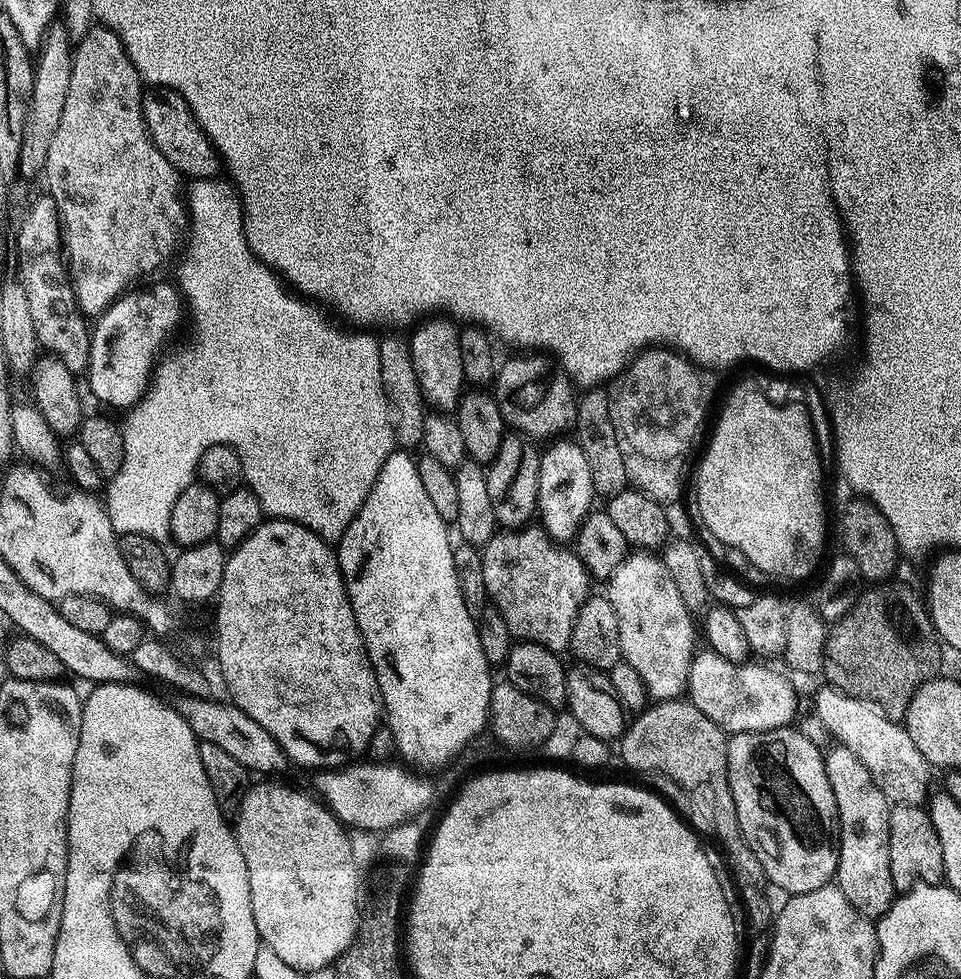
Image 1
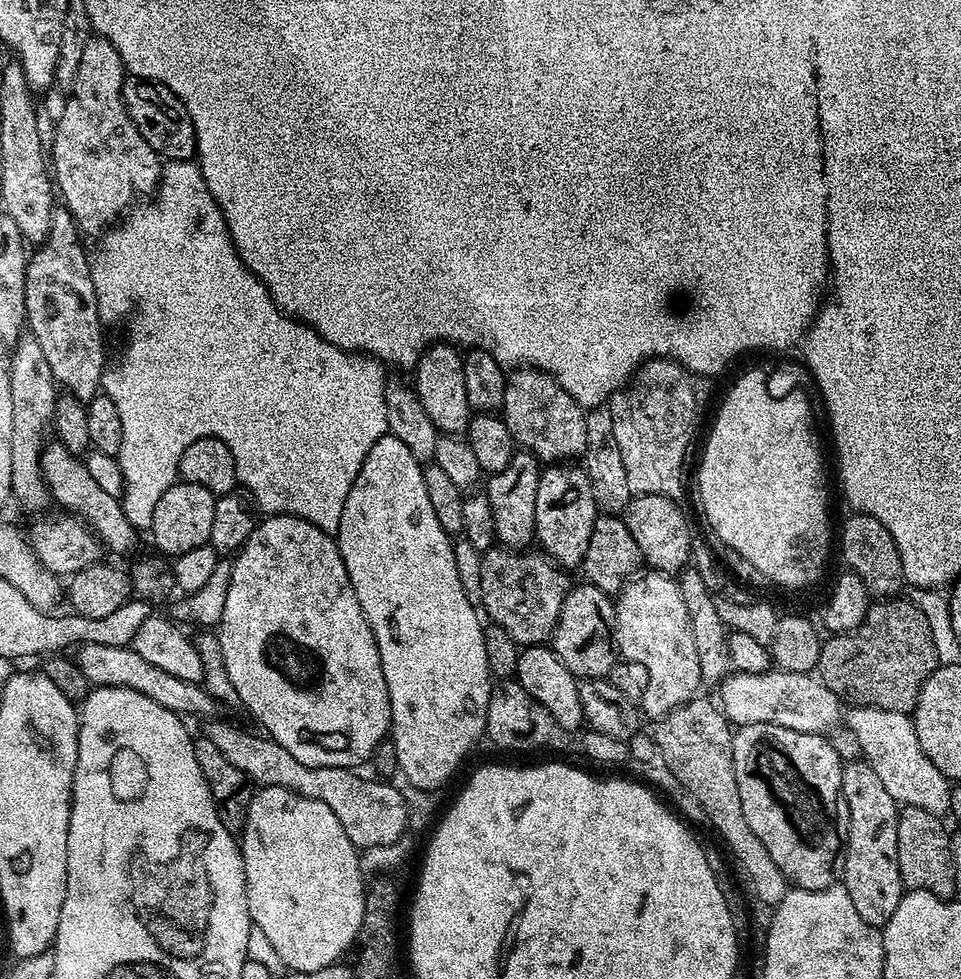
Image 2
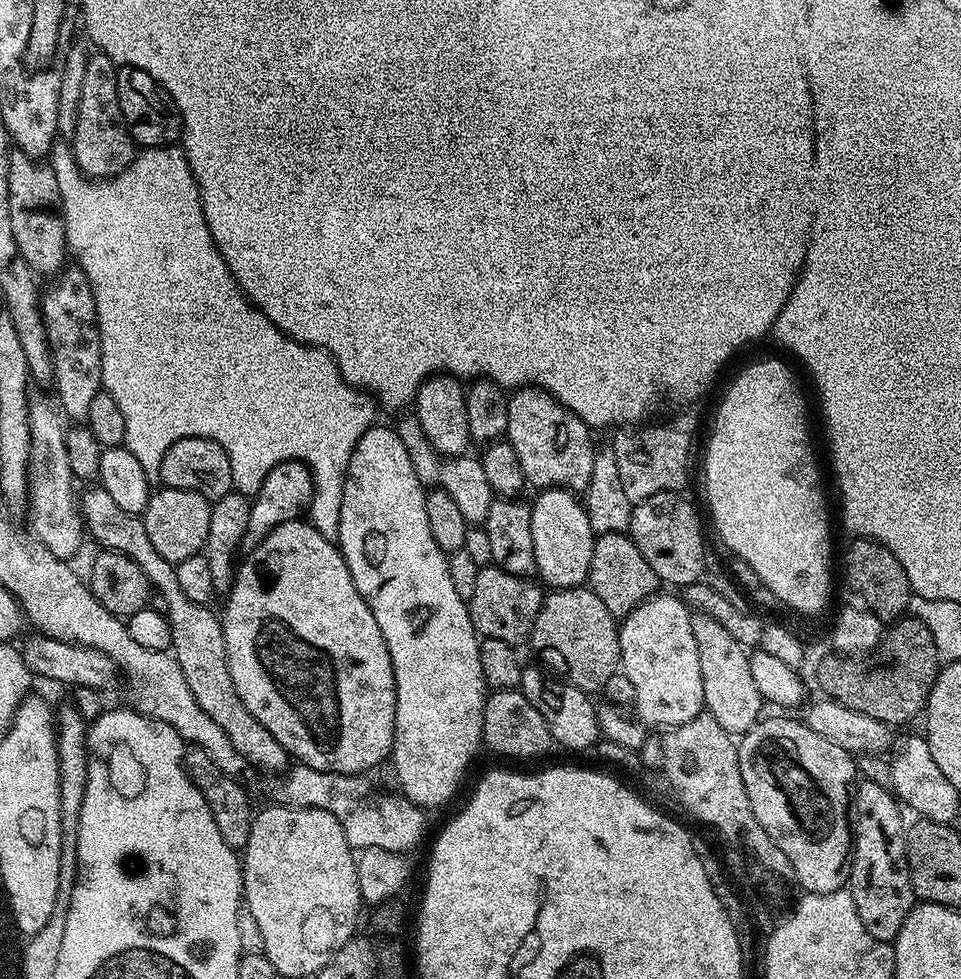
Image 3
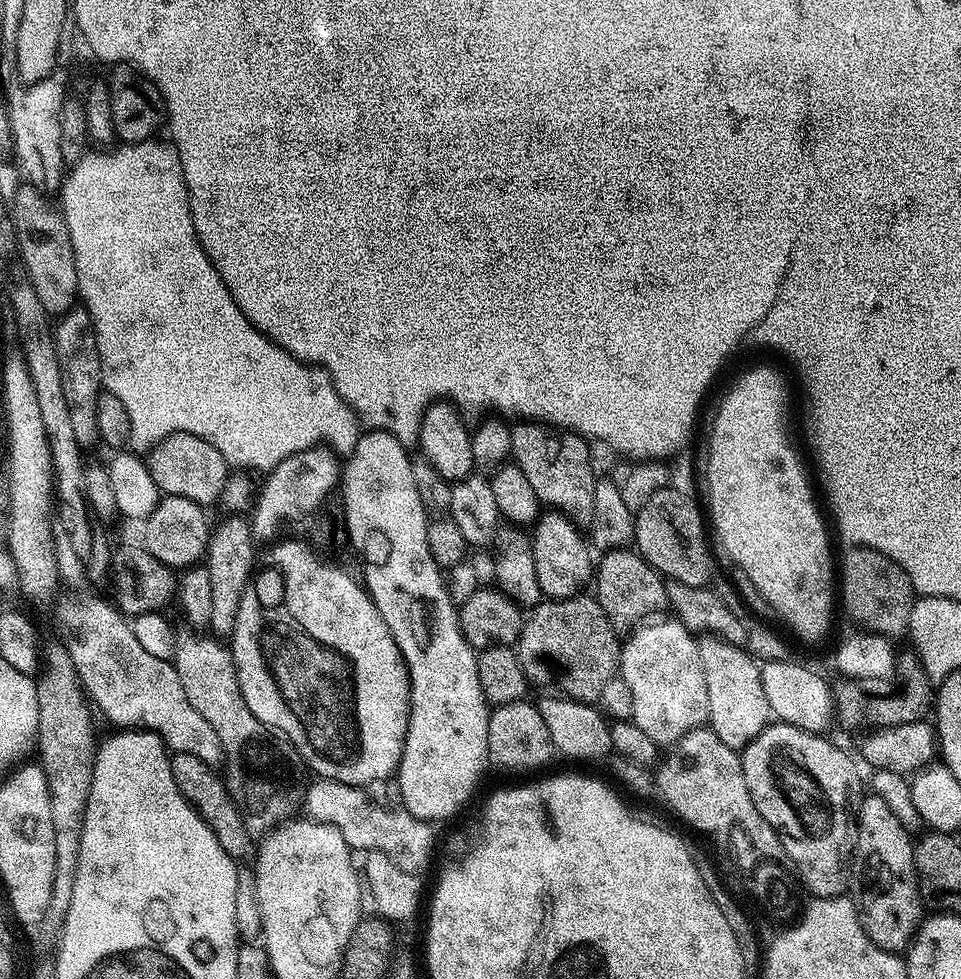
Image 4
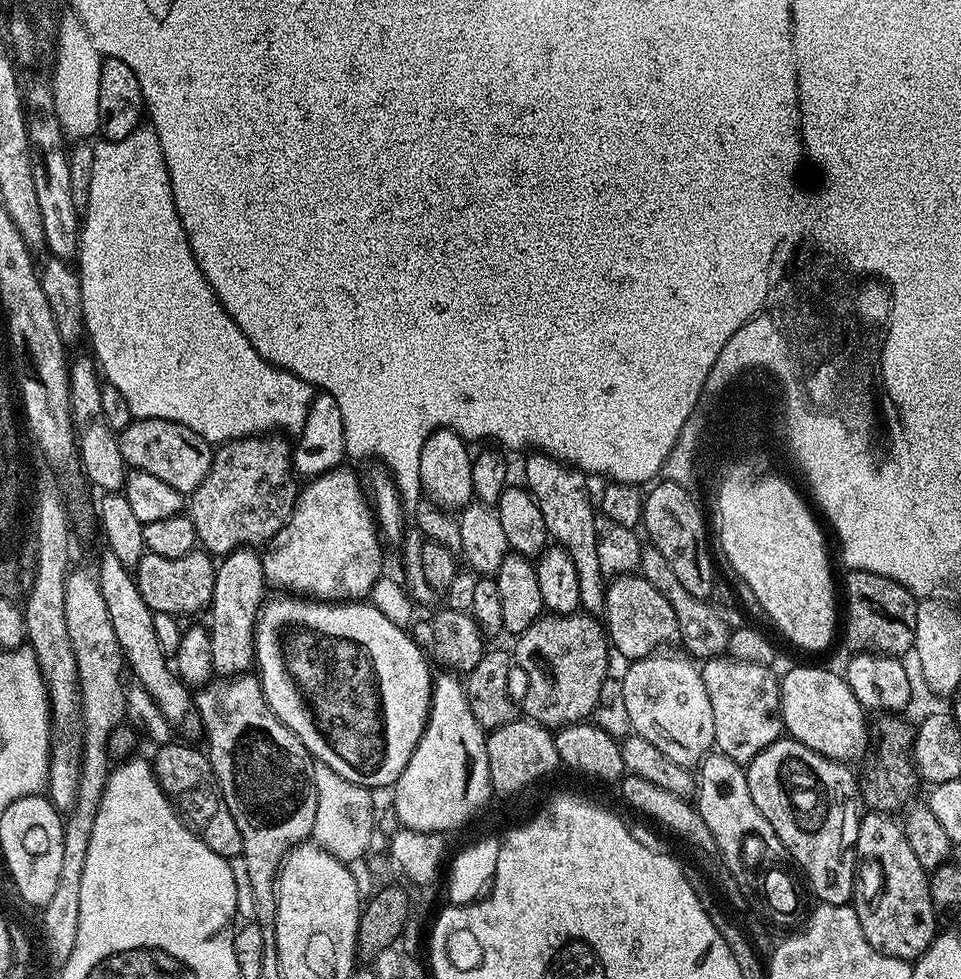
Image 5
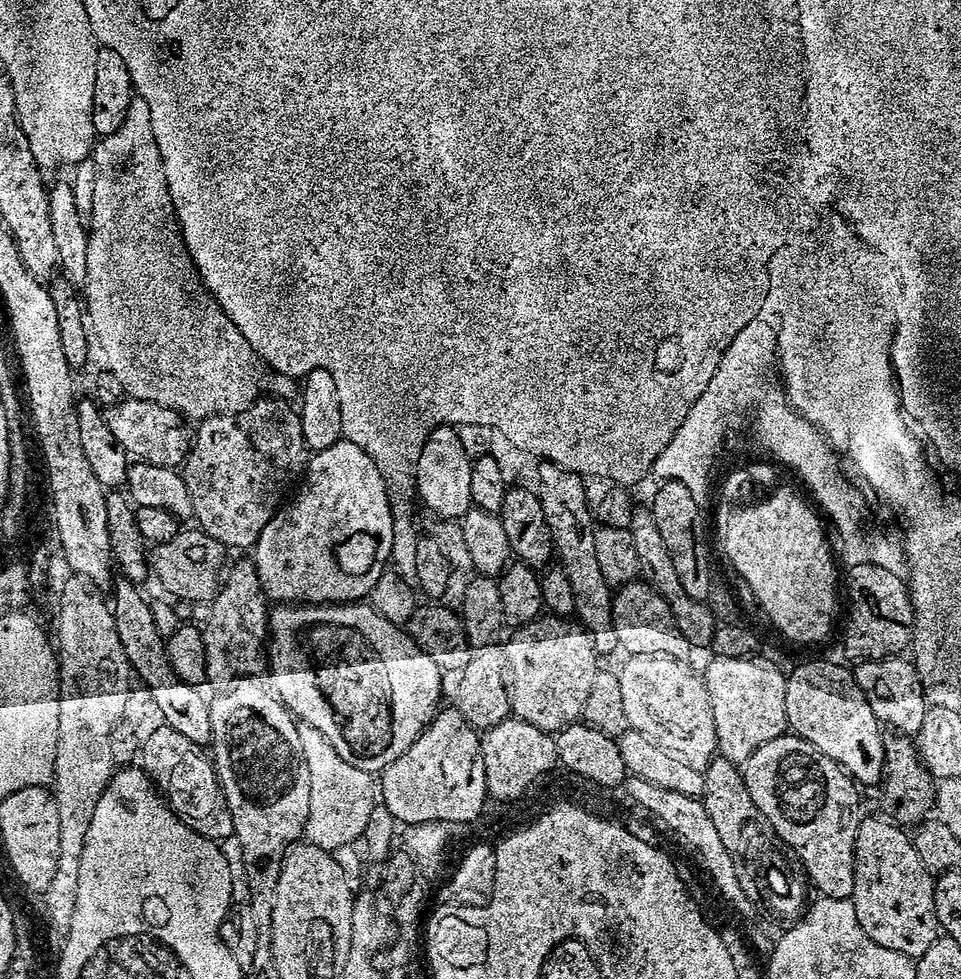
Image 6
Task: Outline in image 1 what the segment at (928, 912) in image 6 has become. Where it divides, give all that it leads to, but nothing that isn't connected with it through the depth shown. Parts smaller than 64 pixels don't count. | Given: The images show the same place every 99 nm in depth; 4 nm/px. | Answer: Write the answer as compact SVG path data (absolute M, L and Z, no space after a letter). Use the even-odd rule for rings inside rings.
M843 746L829 747L824 759L826 772L830 778L830 786L834 790L834 802L838 806L838 819L840 819L840 838L838 847L840 857L836 867L835 883L842 894L846 894L846 902L858 910L867 920L879 921L890 910L893 900L898 895L894 886L894 878L890 874L890 810L892 804L882 794L882 790L874 782L870 770L862 766L862 762L849 748Z

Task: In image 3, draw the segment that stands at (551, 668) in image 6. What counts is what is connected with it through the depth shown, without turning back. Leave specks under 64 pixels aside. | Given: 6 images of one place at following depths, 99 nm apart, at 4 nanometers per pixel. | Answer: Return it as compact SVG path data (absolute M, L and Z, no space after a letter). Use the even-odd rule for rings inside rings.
M587 586L579 588L562 588L547 593L538 610L538 618L532 627L530 644L538 651L544 652L548 660L557 660L568 671L567 679L575 688L580 688L589 694L599 693L606 686L606 681L615 672L621 671L620 667L620 630L617 617L606 610L606 606Z

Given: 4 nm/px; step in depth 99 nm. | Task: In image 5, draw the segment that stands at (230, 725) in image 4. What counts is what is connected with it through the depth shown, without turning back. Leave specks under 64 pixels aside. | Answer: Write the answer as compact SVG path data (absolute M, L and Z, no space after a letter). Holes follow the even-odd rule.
M255 675L252 676L236 676L233 678L233 680L216 680L213 679L211 682L213 684L208 684L205 686L204 689L201 690L199 693L198 691L195 693L194 696L194 712L195 715L198 717L200 715L200 724L202 727L204 727L204 736L206 739L208 739L208 748L206 747L206 755L208 758L208 761L212 764L212 769L214 770L214 774L216 775L216 781L218 782L218 786L220 787L220 793L222 794L222 798L226 802L226 806L230 810L230 814L234 818L234 822L238 826L238 834L242 834L242 850L243 850L243 856L246 860L247 865L247 876L250 877L250 885L251 889L253 890L253 896L254 896L254 906L256 907L256 915L257 917L263 918L263 916L268 916L268 918L275 917L276 914L276 869L279 868L281 859L285 852L288 851L289 848L307 841L309 837L312 836L312 823L316 820L316 790L312 787L312 770L314 767L313 761L308 761L308 748L306 745L303 744L302 741L299 740L298 737L296 737L296 732L289 726L285 721L280 720L278 717L276 717L276 713L272 712L270 710L270 706L266 702L266 698L264 697L264 692L260 688L260 682L259 679Z

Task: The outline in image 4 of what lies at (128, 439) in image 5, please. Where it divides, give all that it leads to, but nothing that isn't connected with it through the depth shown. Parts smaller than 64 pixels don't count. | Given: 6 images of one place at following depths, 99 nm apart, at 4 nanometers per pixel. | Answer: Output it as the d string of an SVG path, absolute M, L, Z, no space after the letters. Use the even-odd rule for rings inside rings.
M188 431L172 432L157 441L146 456L148 472L163 495L190 498L196 504L219 501L230 478L230 465L214 446Z

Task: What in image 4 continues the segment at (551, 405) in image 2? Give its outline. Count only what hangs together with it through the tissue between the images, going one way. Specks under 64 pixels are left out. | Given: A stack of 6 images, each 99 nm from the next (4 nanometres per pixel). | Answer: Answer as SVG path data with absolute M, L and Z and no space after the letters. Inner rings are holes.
M518 422L511 429L511 459L529 479L541 505L561 512L578 526L591 525L596 474L590 460L589 443L575 433L555 430L538 422Z

